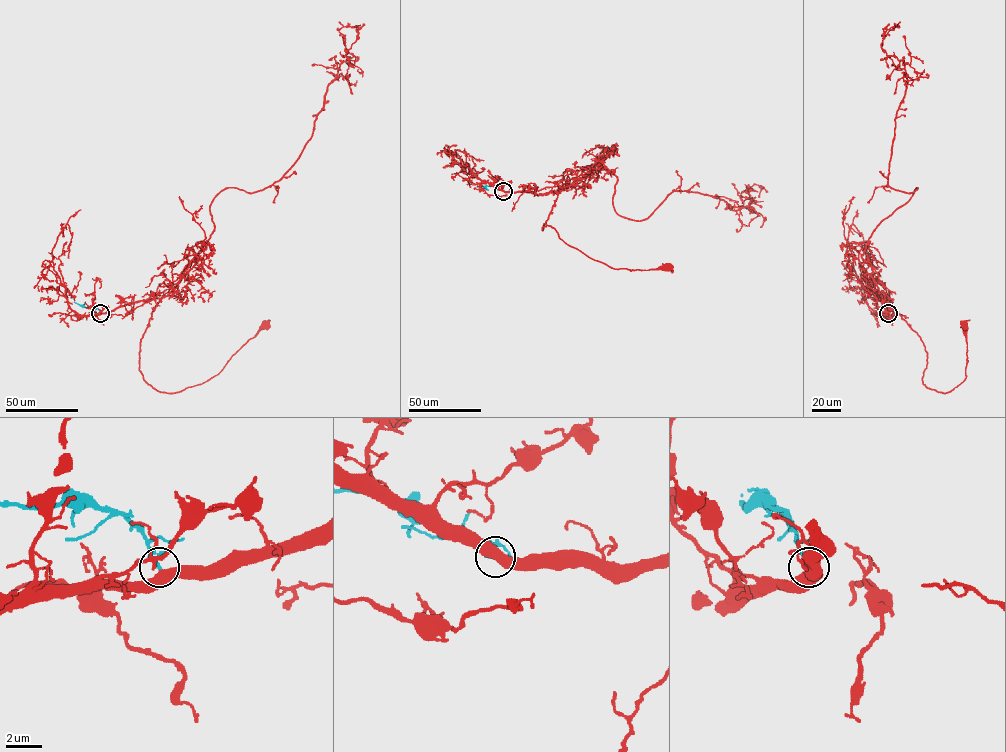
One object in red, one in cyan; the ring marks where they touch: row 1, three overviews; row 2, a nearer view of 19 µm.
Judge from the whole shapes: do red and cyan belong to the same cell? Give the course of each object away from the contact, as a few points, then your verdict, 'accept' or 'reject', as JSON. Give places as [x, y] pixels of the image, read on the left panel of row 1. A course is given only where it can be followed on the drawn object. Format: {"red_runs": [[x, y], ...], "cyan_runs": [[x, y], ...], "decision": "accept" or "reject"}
{"red_runs": [[100, 313], [159, 299], [142, 338], [139, 370], [147, 383], [166, 393], [181, 391], [217, 375], [264, 324]], "cyan_runs": [[100, 313], [95, 308], [74, 302]], "decision": "accept"}

